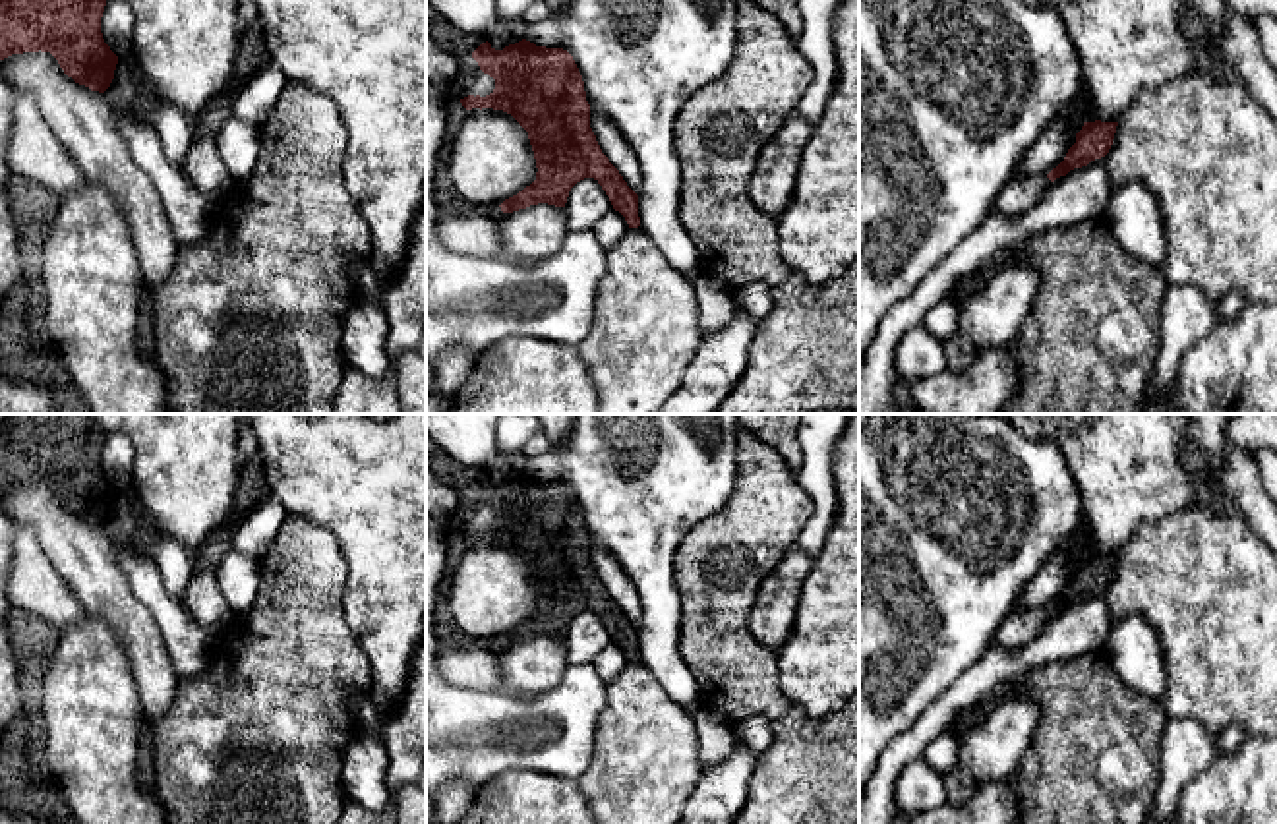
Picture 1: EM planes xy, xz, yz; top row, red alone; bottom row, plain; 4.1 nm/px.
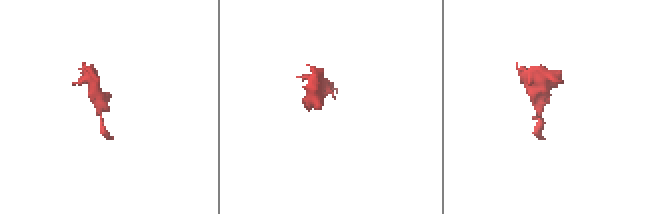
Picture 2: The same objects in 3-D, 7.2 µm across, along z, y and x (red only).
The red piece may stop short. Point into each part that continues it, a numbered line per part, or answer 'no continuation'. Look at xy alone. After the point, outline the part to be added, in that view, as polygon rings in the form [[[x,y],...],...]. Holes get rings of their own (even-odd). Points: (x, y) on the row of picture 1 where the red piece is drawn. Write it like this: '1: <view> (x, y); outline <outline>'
no continuation

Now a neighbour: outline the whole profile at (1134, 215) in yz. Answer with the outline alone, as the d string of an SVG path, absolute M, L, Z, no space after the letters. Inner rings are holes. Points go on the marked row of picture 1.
M1130 182L1114 190L1103 213L1126 251L1161 267L1167 253L1163 213L1143 182Z

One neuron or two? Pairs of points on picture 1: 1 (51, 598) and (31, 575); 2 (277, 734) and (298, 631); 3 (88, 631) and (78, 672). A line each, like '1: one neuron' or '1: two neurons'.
1: one neuron
2: one neuron
3: one neuron

